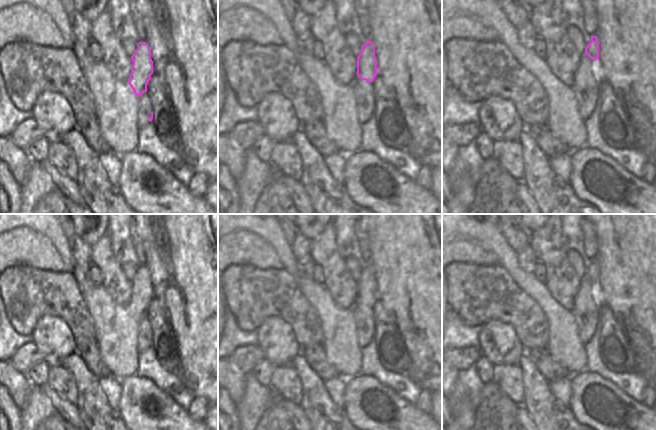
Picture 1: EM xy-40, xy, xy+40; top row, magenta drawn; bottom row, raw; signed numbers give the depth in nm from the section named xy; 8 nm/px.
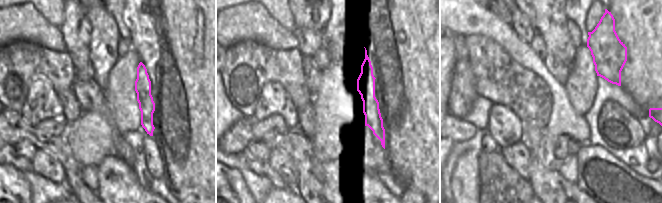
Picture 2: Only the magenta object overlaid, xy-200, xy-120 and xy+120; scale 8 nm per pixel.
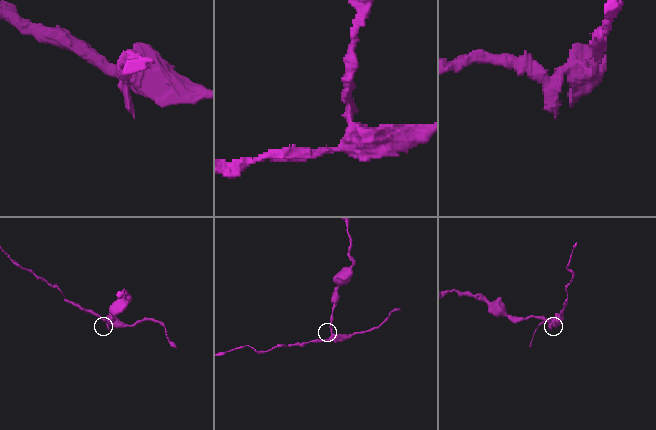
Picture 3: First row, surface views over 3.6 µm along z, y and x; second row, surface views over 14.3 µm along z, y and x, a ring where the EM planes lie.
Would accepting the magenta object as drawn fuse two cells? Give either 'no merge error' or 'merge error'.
merge error

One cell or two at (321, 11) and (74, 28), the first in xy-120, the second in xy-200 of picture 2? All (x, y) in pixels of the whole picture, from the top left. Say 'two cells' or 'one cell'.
one cell

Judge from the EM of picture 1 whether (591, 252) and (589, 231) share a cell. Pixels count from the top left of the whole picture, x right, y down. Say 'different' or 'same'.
same

